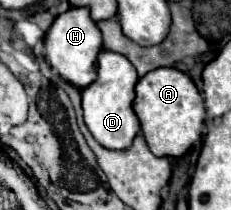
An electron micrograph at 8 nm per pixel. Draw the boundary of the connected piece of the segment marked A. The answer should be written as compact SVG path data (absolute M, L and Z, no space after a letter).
M159 67L159 69L149 71L145 77L141 77L141 79L137 81L135 91L137 91L137 97L135 97L133 109L135 109L135 113L137 113L139 121L141 121L141 131L143 131L143 137L147 139L147 145L149 145L149 149L151 149L151 153L153 153L153 155L157 155L157 157L181 157L181 155L185 155L196 148L199 148L199 155L201 155L201 149L203 149L203 129L207 127L207 107L205 107L205 93L203 93L203 87L201 92L190 75L186 72L179 71L179 69L175 69L175 67Z

